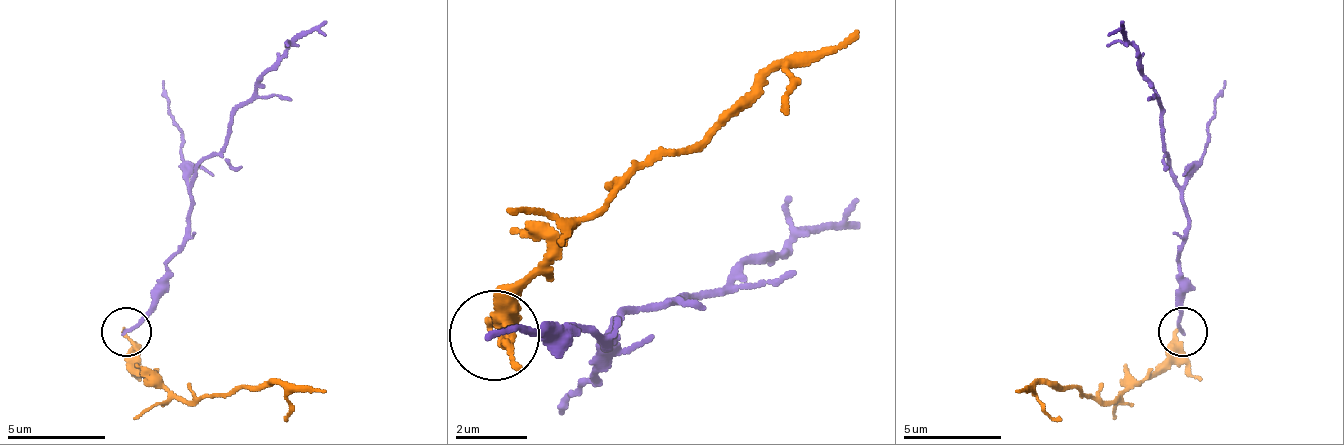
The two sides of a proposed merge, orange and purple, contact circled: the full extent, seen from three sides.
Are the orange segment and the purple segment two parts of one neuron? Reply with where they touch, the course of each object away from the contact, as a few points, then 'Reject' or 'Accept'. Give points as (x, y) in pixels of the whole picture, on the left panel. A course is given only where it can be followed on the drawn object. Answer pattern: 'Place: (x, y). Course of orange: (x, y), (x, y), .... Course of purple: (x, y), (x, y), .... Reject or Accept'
Place: (126, 332). Course of orange: (125, 328), (130, 358), (184, 402), (283, 382), (327, 392). Course of purple: (125, 333), (149, 308), (149, 288), (184, 239), (189, 185), (224, 145), (228, 121), (293, 41), (327, 37). Reject

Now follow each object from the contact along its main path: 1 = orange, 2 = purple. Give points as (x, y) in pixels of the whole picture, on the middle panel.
1: (492, 333), (501, 306), (636, 171), (699, 153), (780, 72), (861, 27)
2: (492, 333), (537, 333), (600, 342), (609, 333), (672, 297), (717, 297), (798, 234), (834, 225), (861, 198)

